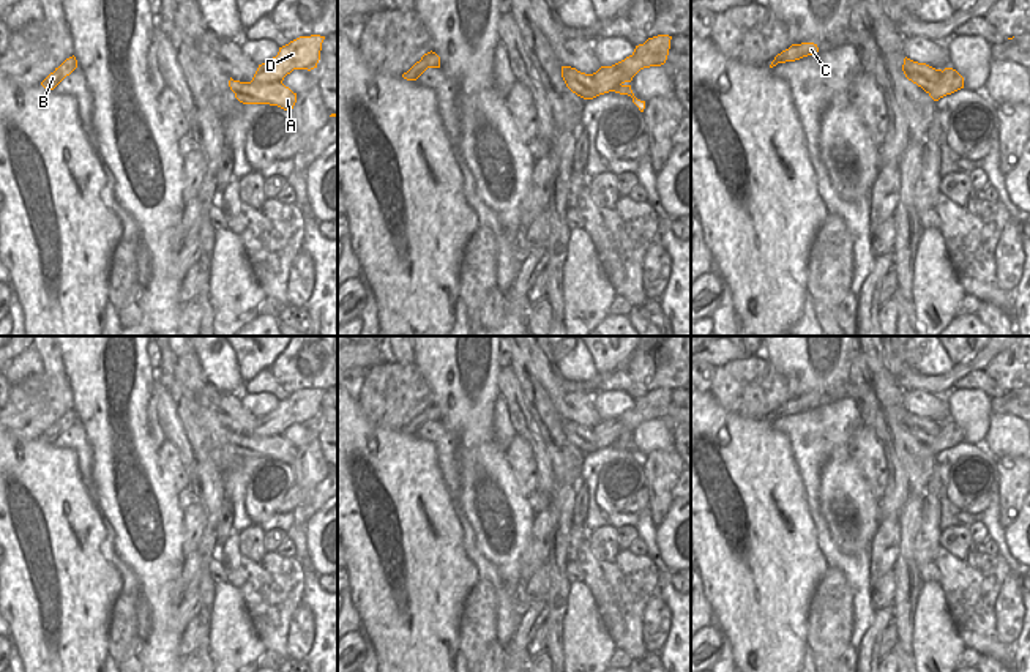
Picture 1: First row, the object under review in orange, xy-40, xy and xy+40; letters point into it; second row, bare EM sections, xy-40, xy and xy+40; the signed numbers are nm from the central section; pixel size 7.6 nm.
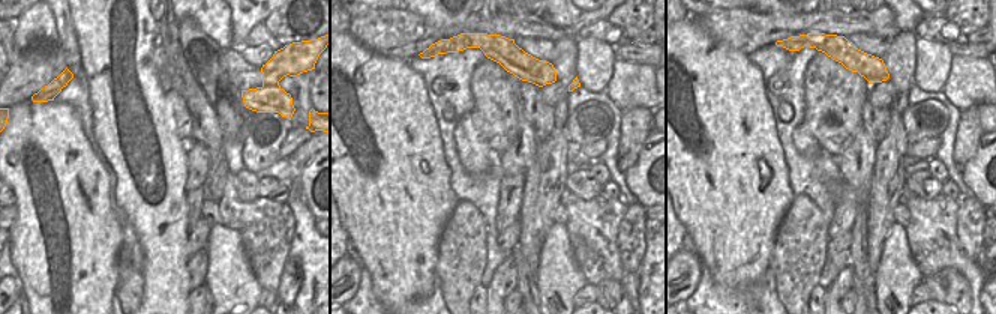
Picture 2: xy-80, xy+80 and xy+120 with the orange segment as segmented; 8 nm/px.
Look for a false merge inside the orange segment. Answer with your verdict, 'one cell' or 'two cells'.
two cells

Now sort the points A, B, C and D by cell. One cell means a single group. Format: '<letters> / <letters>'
A B C / D

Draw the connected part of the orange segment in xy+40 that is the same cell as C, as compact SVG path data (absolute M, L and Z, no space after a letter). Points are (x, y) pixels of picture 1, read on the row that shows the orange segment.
M814 43L792 44L789 49L774 57L770 68L776 66L778 63L795 62L808 55L815 55L817 52L819 47Z

